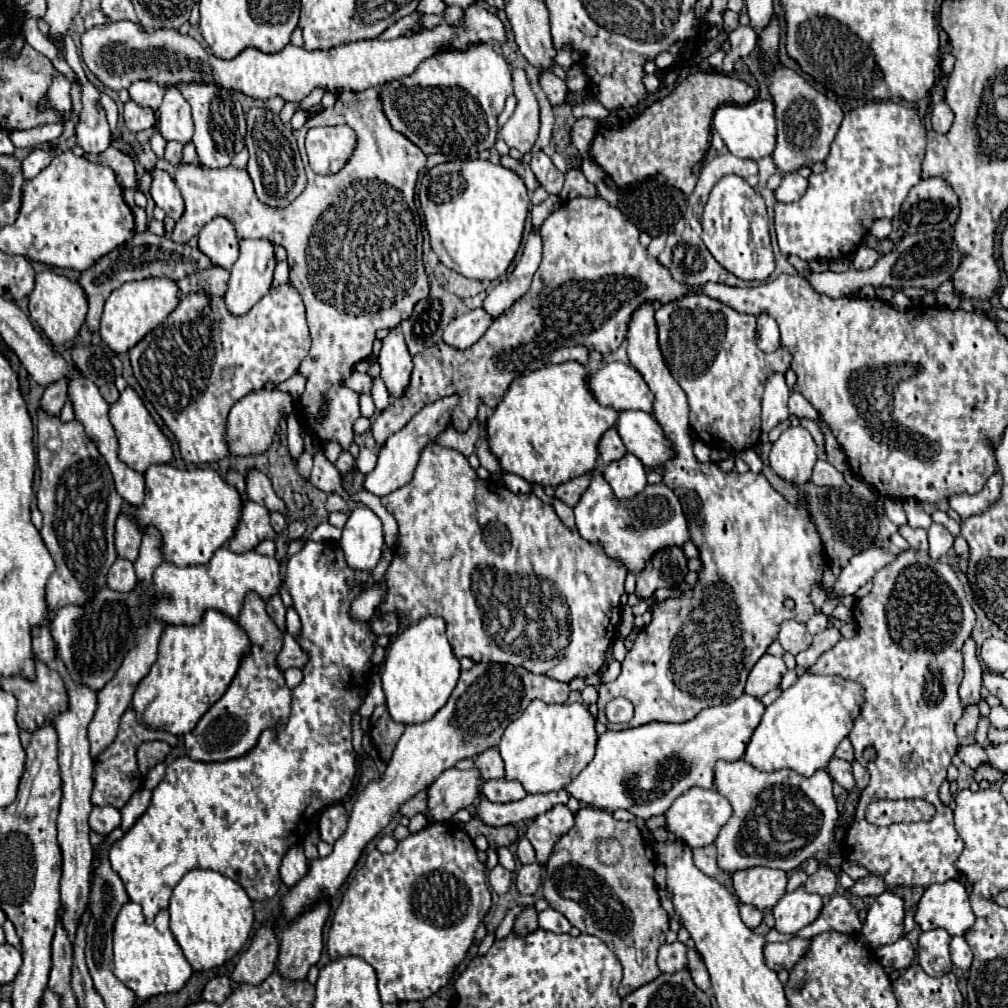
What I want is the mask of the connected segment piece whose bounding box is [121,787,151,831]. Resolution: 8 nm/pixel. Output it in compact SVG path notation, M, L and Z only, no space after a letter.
M139 789L131 801L121 809L121 815L123 815L123 821L121 821L121 829L123 831L129 831L129 827L133 827L133 823L147 811L151 803L151 791L149 789Z

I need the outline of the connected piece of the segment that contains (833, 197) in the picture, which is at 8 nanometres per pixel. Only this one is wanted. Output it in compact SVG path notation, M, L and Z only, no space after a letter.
M873 101L873 103L865 103L865 105L857 107L857 109L853 109L851 113L845 115L845 119L841 123L841 129L839 129L835 141L831 145L831 153L825 159L825 167L827 167L825 173L809 177L809 189L797 201L797 207L791 205L791 203L777 203L775 205L775 231L777 231L777 241L779 241L781 251L785 255L791 255L791 253L799 255L801 259L807 259L807 261L809 259L841 259L841 257L851 255L859 247L859 243L863 241L865 233L871 229L873 219L877 219L879 215L891 215L893 217L893 215L899 213L901 203L905 201L909 189L921 181L921 163L923 163L923 157L925 157L925 129L923 129L923 125L921 125L921 121L919 121L919 117L917 117L917 113L913 109L907 109L907 107L903 107L899 103L893 103L893 101Z

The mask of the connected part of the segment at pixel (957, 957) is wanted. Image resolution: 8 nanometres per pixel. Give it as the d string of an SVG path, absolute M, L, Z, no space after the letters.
M953 937L953 941L951 941L951 957L953 957L955 967L959 967L959 969L969 969L973 955L971 955L971 949L969 949L969 945L965 943L963 937Z

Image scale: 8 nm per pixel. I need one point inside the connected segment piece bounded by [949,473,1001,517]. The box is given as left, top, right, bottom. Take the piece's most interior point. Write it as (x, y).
(966, 505)

